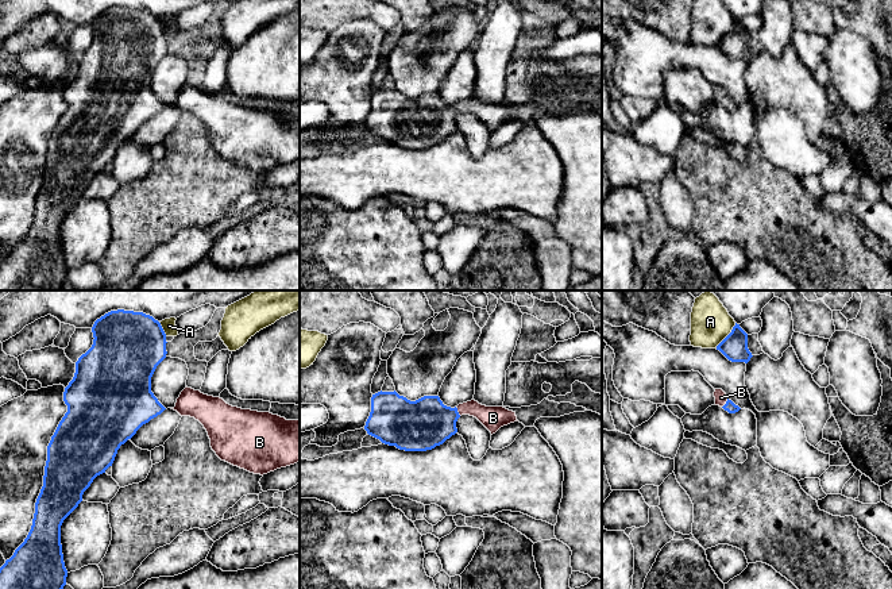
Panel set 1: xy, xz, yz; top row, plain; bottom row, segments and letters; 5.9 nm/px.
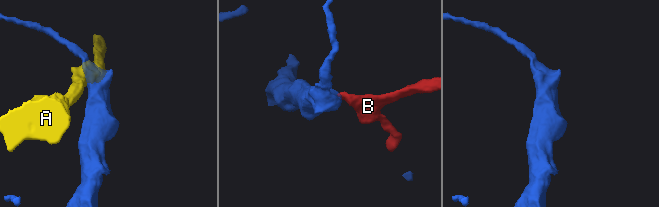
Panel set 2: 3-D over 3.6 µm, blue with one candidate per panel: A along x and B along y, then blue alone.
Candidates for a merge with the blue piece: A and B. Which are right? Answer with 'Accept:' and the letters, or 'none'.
Accept: B

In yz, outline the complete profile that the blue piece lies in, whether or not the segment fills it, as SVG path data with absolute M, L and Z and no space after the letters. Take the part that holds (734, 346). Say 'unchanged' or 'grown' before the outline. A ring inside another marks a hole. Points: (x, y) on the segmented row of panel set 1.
unchanged; M735 323L731 332L717 346L729 361L748 363L753 357L748 349L748 334Z

